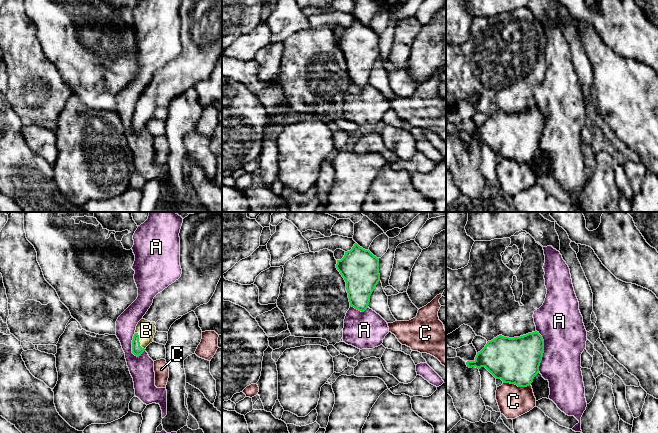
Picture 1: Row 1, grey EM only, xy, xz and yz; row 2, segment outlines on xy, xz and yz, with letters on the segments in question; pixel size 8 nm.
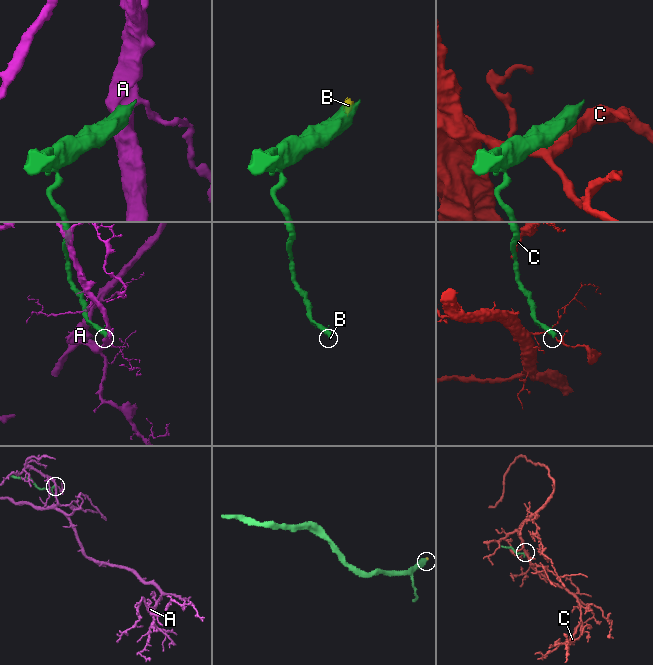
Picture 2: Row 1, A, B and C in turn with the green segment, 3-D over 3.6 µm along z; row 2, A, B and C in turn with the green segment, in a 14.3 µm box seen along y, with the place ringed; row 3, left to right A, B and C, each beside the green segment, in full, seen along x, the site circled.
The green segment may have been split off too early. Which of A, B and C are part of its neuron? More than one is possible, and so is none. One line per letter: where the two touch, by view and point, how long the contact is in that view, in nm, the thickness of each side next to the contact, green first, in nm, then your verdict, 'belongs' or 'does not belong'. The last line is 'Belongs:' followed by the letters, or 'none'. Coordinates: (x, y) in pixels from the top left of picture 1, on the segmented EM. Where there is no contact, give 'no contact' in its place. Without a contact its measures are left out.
A: meets green in yz at (543, 351); contact 340 nm long; 380 nm thick on the green side, 360 nm on the other; does not belong
B: meets green in xy at (138, 341); contact 160 nm long; 90 nm thick on the green side, 150 nm on the other; belongs
C: meets green in yz at (516, 384); contact 220 nm long; 380 nm thick on the green side, 260 nm on the other; does not belong
Belongs: B

